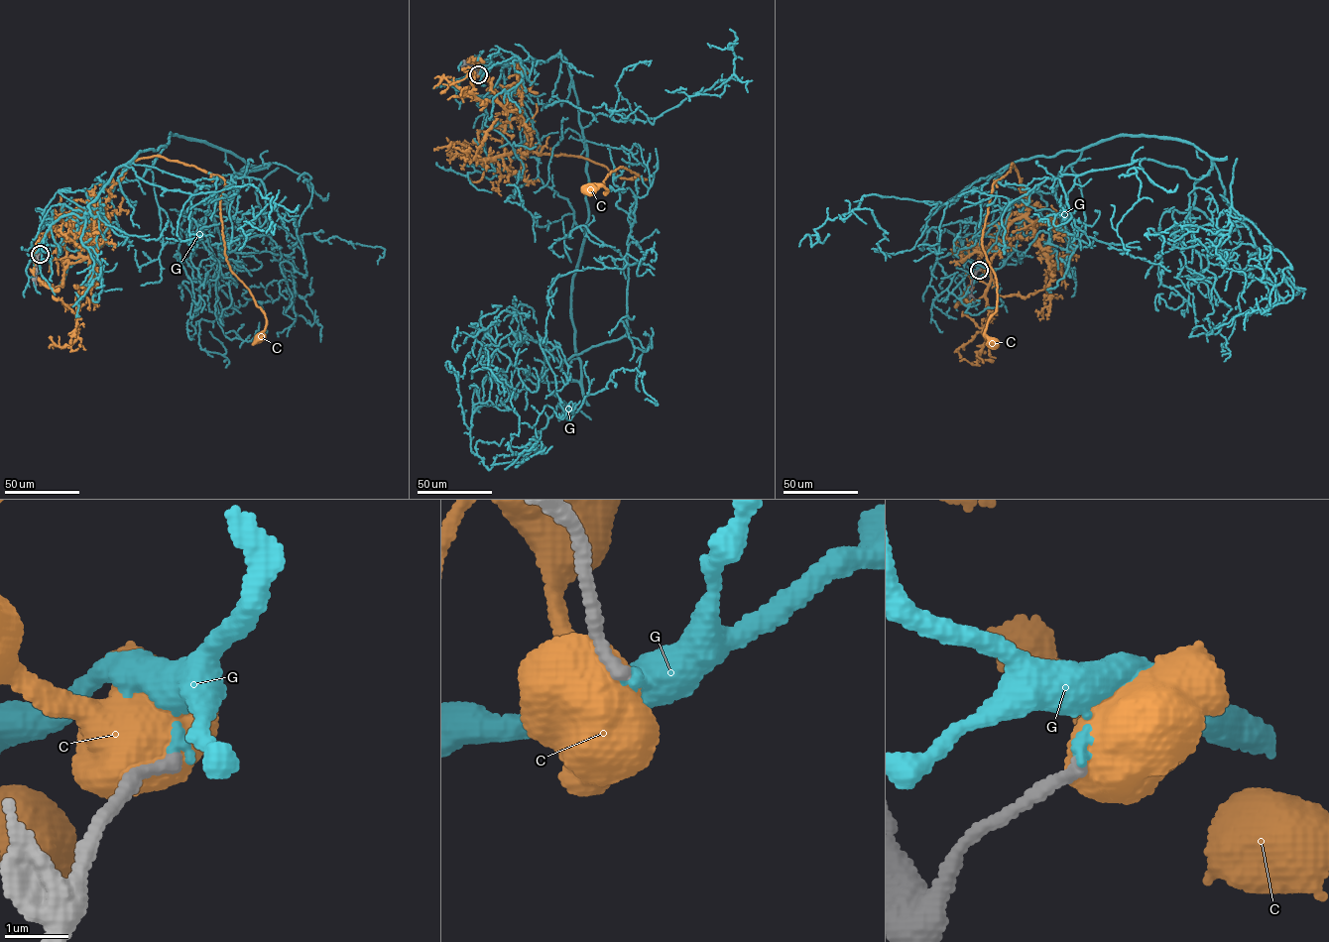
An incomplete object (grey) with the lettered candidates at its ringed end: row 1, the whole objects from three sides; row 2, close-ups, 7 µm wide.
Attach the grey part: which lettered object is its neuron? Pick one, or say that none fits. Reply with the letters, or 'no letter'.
no letter

